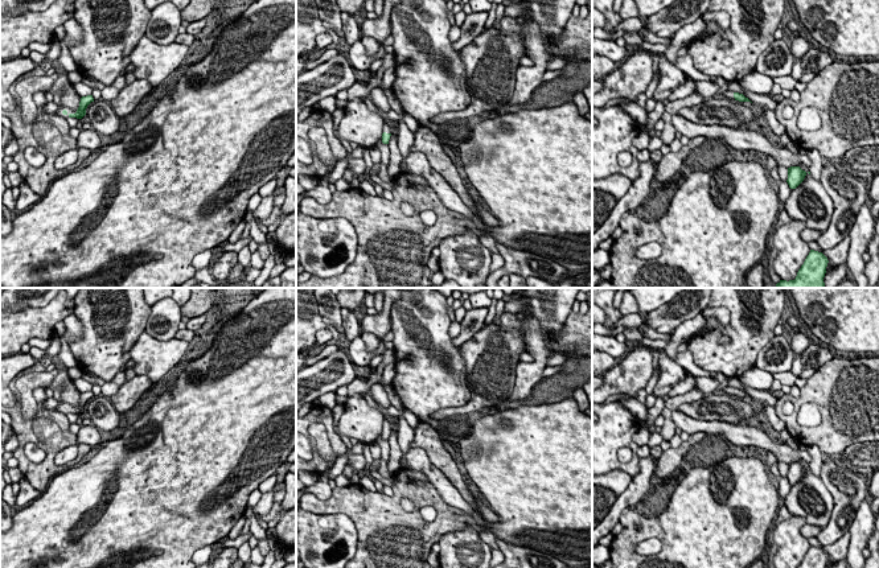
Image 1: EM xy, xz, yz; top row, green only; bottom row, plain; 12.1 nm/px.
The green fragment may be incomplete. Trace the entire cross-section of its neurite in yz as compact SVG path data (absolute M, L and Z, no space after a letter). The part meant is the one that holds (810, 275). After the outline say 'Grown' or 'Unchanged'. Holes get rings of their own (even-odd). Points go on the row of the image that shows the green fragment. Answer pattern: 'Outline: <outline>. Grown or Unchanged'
Outline: M810 250L794 280L780 280L776 288L826 288L823 277L827 258L818 251Z. Unchanged

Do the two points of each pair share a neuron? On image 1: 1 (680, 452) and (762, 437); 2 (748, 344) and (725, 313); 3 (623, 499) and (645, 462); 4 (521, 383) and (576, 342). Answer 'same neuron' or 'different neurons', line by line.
1: different neurons
2: different neurons
3: same neuron
4: different neurons

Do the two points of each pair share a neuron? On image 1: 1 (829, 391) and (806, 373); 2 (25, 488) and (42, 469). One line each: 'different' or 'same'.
1: different
2: different

